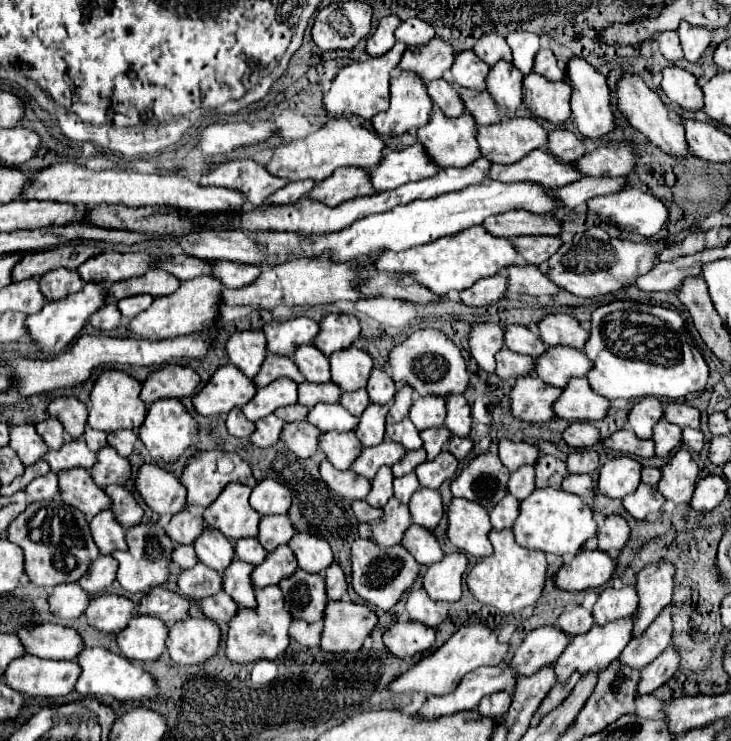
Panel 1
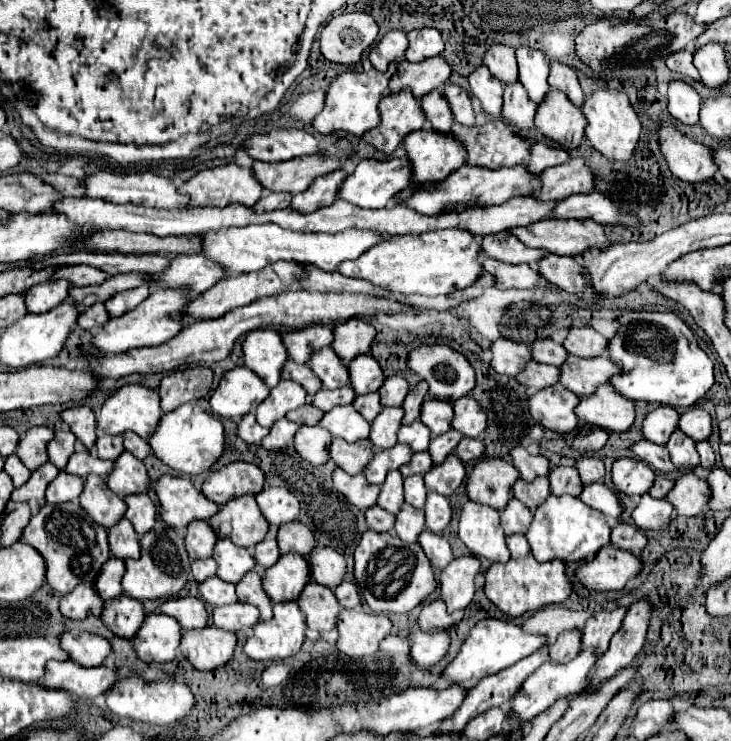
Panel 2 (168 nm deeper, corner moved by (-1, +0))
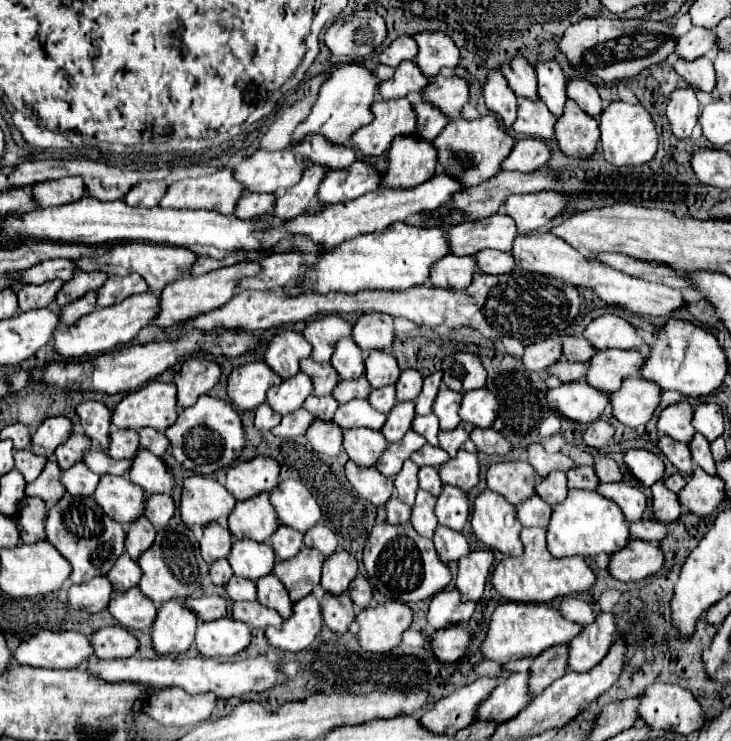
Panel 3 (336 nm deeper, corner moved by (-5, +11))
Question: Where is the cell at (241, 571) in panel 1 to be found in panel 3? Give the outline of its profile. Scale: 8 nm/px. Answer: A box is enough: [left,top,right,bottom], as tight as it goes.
[257,574,293,618]

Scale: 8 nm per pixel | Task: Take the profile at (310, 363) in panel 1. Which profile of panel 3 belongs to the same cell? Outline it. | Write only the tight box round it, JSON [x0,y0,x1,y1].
[331,338,365,380]

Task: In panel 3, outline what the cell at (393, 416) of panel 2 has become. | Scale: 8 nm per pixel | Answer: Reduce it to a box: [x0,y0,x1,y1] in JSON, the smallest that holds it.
[381,402,415,442]

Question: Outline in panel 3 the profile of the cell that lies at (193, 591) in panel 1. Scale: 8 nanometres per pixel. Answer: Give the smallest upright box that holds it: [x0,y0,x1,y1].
[225,578,257,602]

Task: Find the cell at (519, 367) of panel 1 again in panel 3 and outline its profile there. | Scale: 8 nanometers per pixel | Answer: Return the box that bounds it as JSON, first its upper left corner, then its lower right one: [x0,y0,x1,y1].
[549,360,587,384]

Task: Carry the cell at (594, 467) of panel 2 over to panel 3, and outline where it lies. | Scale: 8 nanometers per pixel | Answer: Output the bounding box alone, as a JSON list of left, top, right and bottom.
[593,456,623,482]

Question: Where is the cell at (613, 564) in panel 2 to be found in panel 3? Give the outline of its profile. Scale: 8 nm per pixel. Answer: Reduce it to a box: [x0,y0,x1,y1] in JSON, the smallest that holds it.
[609,538,665,582]

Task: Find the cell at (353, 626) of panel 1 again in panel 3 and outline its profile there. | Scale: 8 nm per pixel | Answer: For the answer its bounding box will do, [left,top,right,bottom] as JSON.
[357,602,413,654]

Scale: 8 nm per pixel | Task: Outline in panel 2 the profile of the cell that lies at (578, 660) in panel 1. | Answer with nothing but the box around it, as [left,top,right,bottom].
[509,651,599,721]

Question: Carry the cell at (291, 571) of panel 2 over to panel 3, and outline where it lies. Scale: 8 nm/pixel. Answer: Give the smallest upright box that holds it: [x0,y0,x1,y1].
[273,548,325,602]

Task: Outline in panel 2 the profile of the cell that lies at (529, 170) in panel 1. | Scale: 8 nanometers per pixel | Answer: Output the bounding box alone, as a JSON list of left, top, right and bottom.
[407,165,539,215]

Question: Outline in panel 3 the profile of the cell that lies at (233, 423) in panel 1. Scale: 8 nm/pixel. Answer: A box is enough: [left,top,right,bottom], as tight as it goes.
[255,404,281,432]

